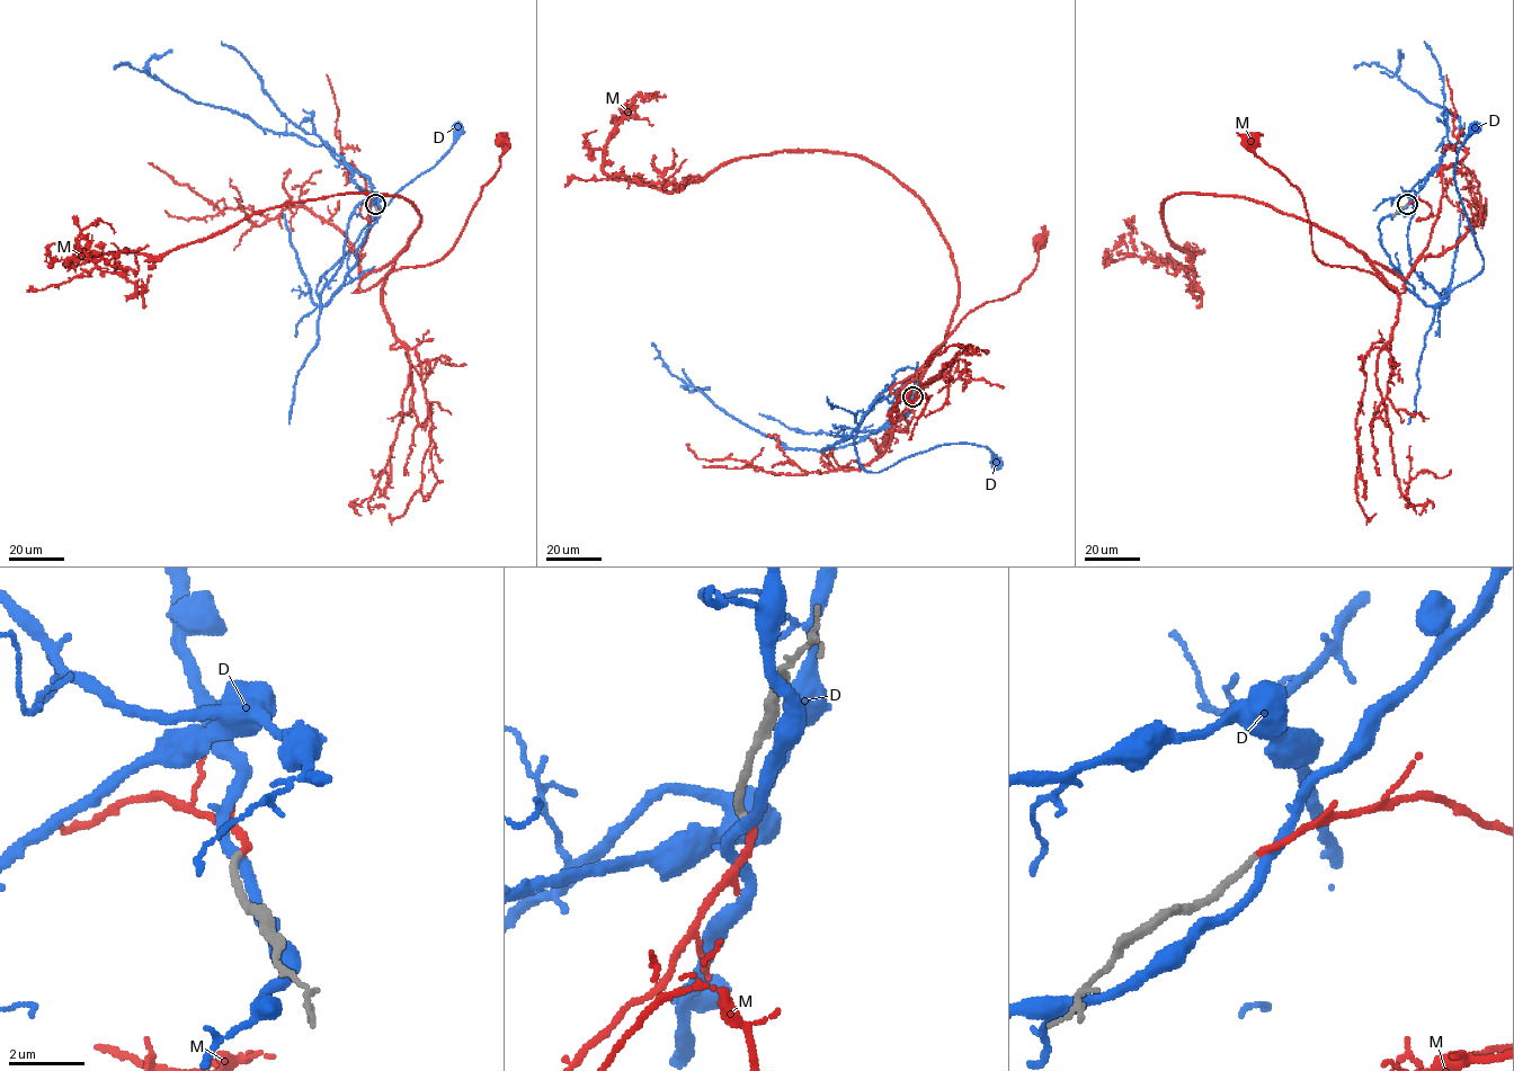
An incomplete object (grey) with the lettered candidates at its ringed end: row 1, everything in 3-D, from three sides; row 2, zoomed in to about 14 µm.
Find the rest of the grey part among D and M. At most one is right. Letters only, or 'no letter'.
M

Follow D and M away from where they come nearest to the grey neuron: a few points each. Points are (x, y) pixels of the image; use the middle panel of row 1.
D: (913, 396), (915, 369), (906, 367), (863, 413), (854, 448), (867, 471), (958, 443), (986, 446), (996, 465)
M: (913, 396), (898, 420), (910, 409), (907, 425), (889, 390), (968, 314), (1016, 293), (1041, 242)

